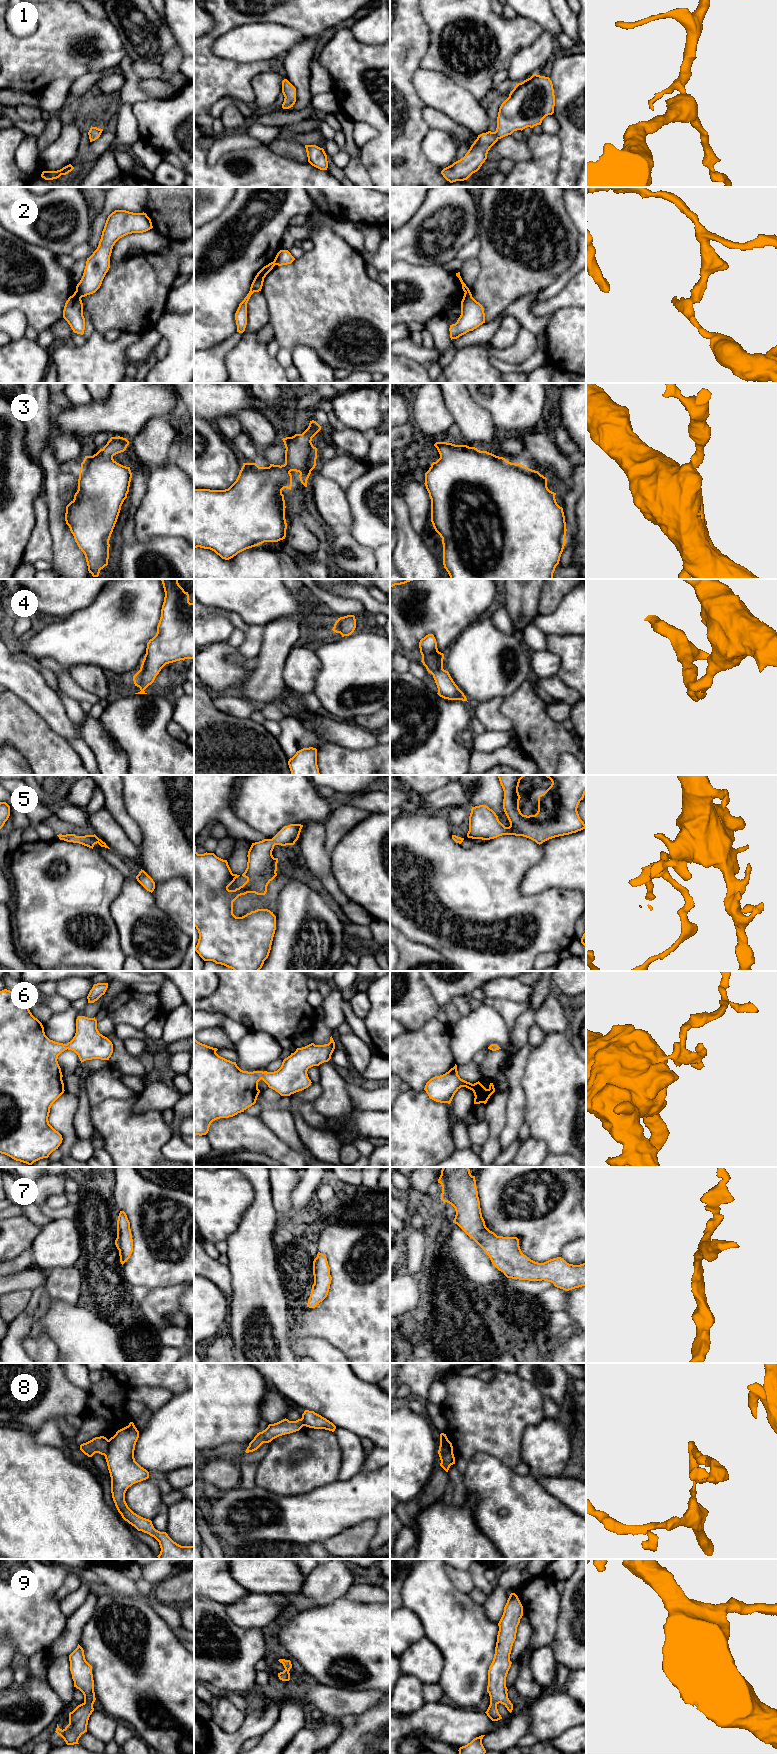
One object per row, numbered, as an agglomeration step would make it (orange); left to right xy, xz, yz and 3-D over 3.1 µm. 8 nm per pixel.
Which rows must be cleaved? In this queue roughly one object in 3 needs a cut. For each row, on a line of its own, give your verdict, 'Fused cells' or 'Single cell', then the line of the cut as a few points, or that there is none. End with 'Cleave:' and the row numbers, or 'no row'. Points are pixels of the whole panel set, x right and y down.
1: Single cell. No split
2: Fused cells. Split along xy (76, 290), (81, 297)
3: Single cell. No split
4: Single cell. No split
5: Single cell. No split
6: Single cell. No split
7: Single cell. No split
8: Fused cells. Split along xy (108, 1440), (108, 1449), (104, 1455)
9: Single cell. No split
Cleave: 2, 8

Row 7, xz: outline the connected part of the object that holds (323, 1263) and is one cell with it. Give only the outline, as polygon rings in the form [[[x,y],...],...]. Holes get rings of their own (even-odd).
[[[320,1252],[313,1261],[313,1275],[314,1284],[307,1303],[309,1308],[315,1308],[327,1297],[332,1280],[327,1258]]]

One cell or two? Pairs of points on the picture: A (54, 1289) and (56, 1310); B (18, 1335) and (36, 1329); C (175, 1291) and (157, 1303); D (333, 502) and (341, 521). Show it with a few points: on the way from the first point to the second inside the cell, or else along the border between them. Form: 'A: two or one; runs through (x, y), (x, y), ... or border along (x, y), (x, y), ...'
A: two; border along (50, 1299), (76, 1305)
B: two; border along (44, 1312), (36, 1319), (28, 1334)
C: one; runs through (171, 1295), (161, 1303)
D: one; runs through (333, 507), (336, 516)

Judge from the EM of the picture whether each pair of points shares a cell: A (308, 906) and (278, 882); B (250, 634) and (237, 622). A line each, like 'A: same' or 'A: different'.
A: different
B: different

